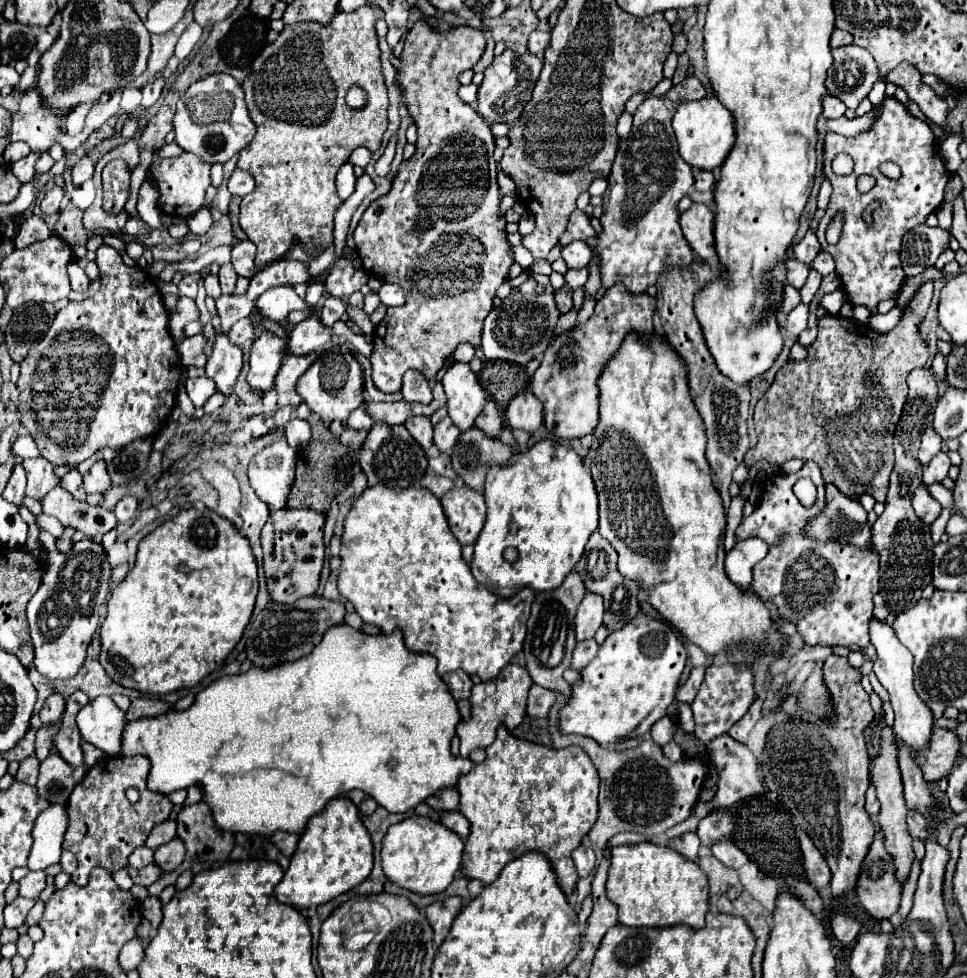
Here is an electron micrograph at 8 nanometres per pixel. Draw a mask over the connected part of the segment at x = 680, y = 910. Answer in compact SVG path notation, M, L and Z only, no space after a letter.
M645 841L613 849L607 897L619 907L619 923L623 925L671 927L685 923L701 929L709 909L709 881L695 861L685 861L675 849Z

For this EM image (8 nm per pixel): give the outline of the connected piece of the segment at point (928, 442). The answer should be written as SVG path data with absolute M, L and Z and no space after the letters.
M929 425L923 433L923 441L921 441L921 449L919 449L919 461L921 465L927 465L931 461L931 457L935 457L941 451L941 435L933 429L933 425Z

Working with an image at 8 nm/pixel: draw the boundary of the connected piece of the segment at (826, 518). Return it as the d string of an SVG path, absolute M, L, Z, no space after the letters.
M835 485L825 487L825 509L821 509L821 515L811 517L805 523L803 537L813 537L813 541L845 541L859 549L873 551L873 533L871 525L867 523L867 511L857 499L843 495Z

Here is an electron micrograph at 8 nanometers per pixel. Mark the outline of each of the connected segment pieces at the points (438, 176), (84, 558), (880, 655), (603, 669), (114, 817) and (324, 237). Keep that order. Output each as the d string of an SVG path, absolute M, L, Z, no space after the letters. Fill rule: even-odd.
M417 21L413 25L413 29L407 33L405 37L405 49L401 53L401 59L403 59L403 69L397 73L397 81L401 85L401 89L405 91L405 97L407 97L407 107L409 107L409 113L417 125L417 131L419 131L419 137L417 137L417 151L411 159L403 161L397 175L393 177L393 183L391 183L391 189L389 193L385 193L383 197L375 199L367 211L363 213L353 237L355 237L355 245L357 245L357 251L359 251L359 257L363 261L363 267L369 275L373 277L379 277L381 281L385 283L397 283L405 289L405 305L403 307L393 307L393 309L387 309L387 315L385 319L381 321L381 325L375 327L375 335L373 335L373 355L371 355L371 365L373 365L373 381L375 385L385 391L385 393L395 393L401 389L401 377L407 369L417 369L421 371L431 383L435 383L435 377L437 373L441 371L445 359L449 359L453 355L453 351L457 349L457 345L461 343L471 343L473 347L479 347L481 345L481 329L483 329L483 321L485 317L489 315L489 311L493 309L493 297L495 297L495 289L507 279L507 273L509 273L509 267L513 265L513 251L511 251L511 243L507 241L507 221L505 217L499 213L499 205L501 205L501 195L499 195L499 185L497 185L497 163L493 159L493 149L495 149L495 143L493 143L493 133L491 133L491 127L483 121L483 117L471 107L467 105L465 101L461 101L457 89L461 87L459 83L459 75L467 69L473 69L473 65L479 61L479 57L483 55L483 49L485 49L485 35L477 29L469 29L467 25L461 25L457 29L451 29L449 33L439 33L435 31L431 25L427 25L427 21Z
M81 539L73 543L71 553L67 555L61 555L59 551L47 553L47 565L45 565L41 589L31 597L27 605L31 639L35 645L35 667L41 675L45 675L47 679L69 679L81 669L85 661L85 651L99 627L99 607L107 599L109 581L111 581L111 565L109 565L107 553L103 545L95 543L93 539Z
M871 617L869 637L871 637L871 645L877 651L877 661L873 663L873 671L875 671L877 679L881 681L881 685L891 695L891 705L895 711L893 729L903 739L903 743L907 743L913 751L921 751L921 749L925 749L925 745L929 745L929 737L933 733L935 719L933 719L931 709L921 701L921 697L917 695L917 691L913 687L913 655L909 653L907 647L901 645L901 641L897 639L897 633L893 633L893 627L887 621Z
M637 615L627 621L619 631L613 631L599 647L597 657L583 669L583 681L573 685L573 695L565 709L561 709L561 733L577 733L593 737L599 745L613 745L623 737L641 737L649 733L651 725L667 715L667 707L675 701L679 677L683 673L687 651L677 639L673 627L661 619Z
M143 755L135 757L107 757L93 765L85 779L73 789L67 803L69 827L65 831L63 849L75 853L79 865L71 879L77 885L85 885L93 867L109 869L115 873L127 865L127 857L135 847L141 847L153 829L155 823L169 819L173 805L163 793L153 793L147 789L149 759ZM135 787L141 793L141 799L133 805L127 801L125 791Z
M365 5L353 13L337 11L329 25L317 25L315 21L285 25L279 37L253 61L251 73L243 81L247 109L257 133L255 139L239 153L237 161L237 169L251 173L255 179L253 193L245 195L241 201L239 225L257 247L257 269L281 259L293 245L293 239L327 247L333 241L333 217L341 205L341 197L335 189L339 167L347 163L349 155L359 145L373 153L381 147L389 122L389 99L385 77L381 73L381 51L375 31L375 23L379 19L383 19L381 9L377 9L377 5ZM351 87L361 87L365 91L365 107L353 109L347 105L345 97Z

